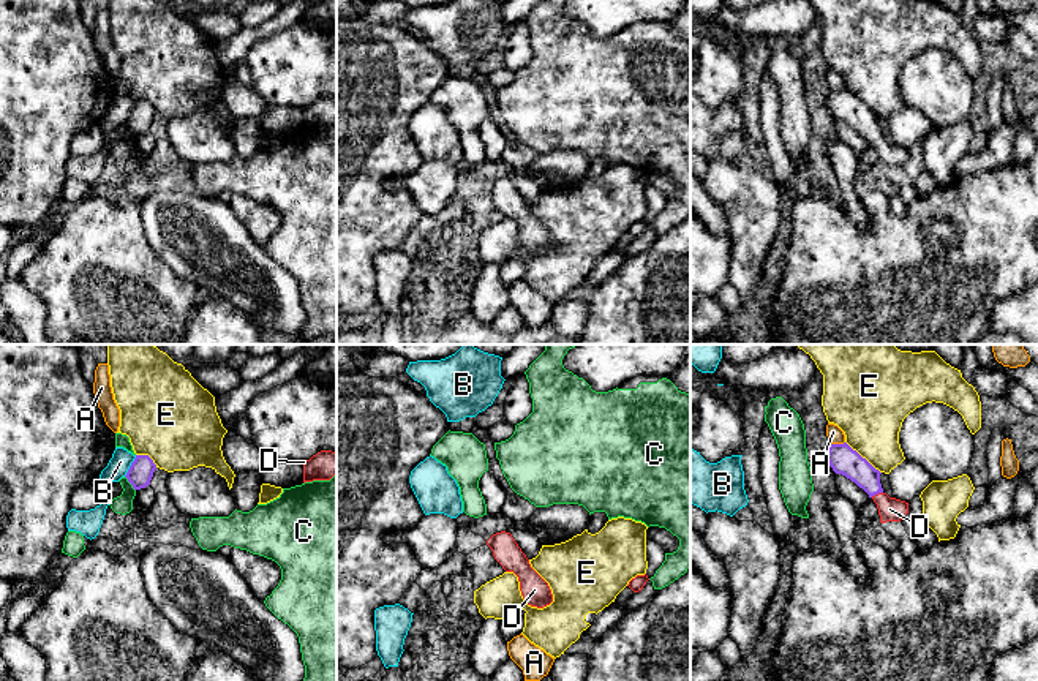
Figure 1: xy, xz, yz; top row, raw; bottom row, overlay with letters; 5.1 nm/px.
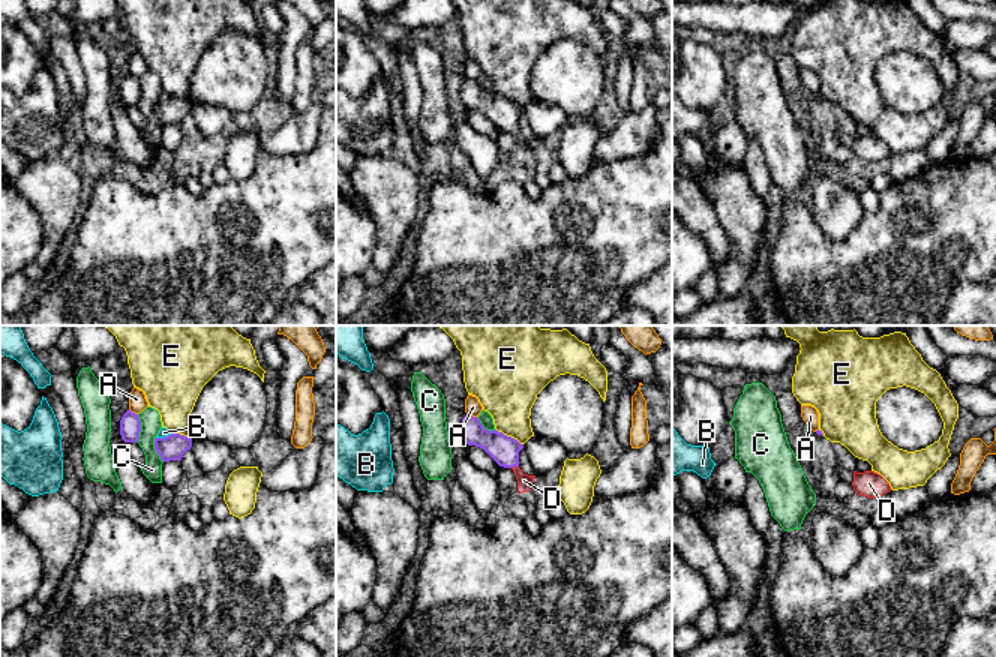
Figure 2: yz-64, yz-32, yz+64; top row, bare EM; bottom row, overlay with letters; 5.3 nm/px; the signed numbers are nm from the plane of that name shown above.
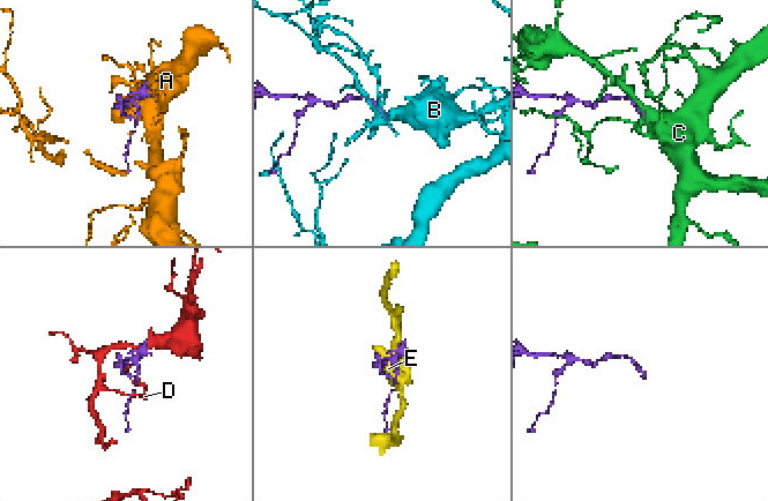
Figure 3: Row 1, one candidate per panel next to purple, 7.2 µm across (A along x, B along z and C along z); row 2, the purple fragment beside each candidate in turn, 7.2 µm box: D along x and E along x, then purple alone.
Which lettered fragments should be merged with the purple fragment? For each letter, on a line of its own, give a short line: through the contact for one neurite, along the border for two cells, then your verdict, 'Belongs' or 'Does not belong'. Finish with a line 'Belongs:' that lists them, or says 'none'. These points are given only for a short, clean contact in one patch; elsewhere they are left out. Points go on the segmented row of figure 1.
A: Line: yz (844, 441), (831, 444). Does not belong
B: Does not belong
C: Does not belong
D: Line: yz (842, 459), (876, 493), (890, 509). Belongs
E: Line: yz (846, 441), (880, 473). Does not belong
Belongs: D

